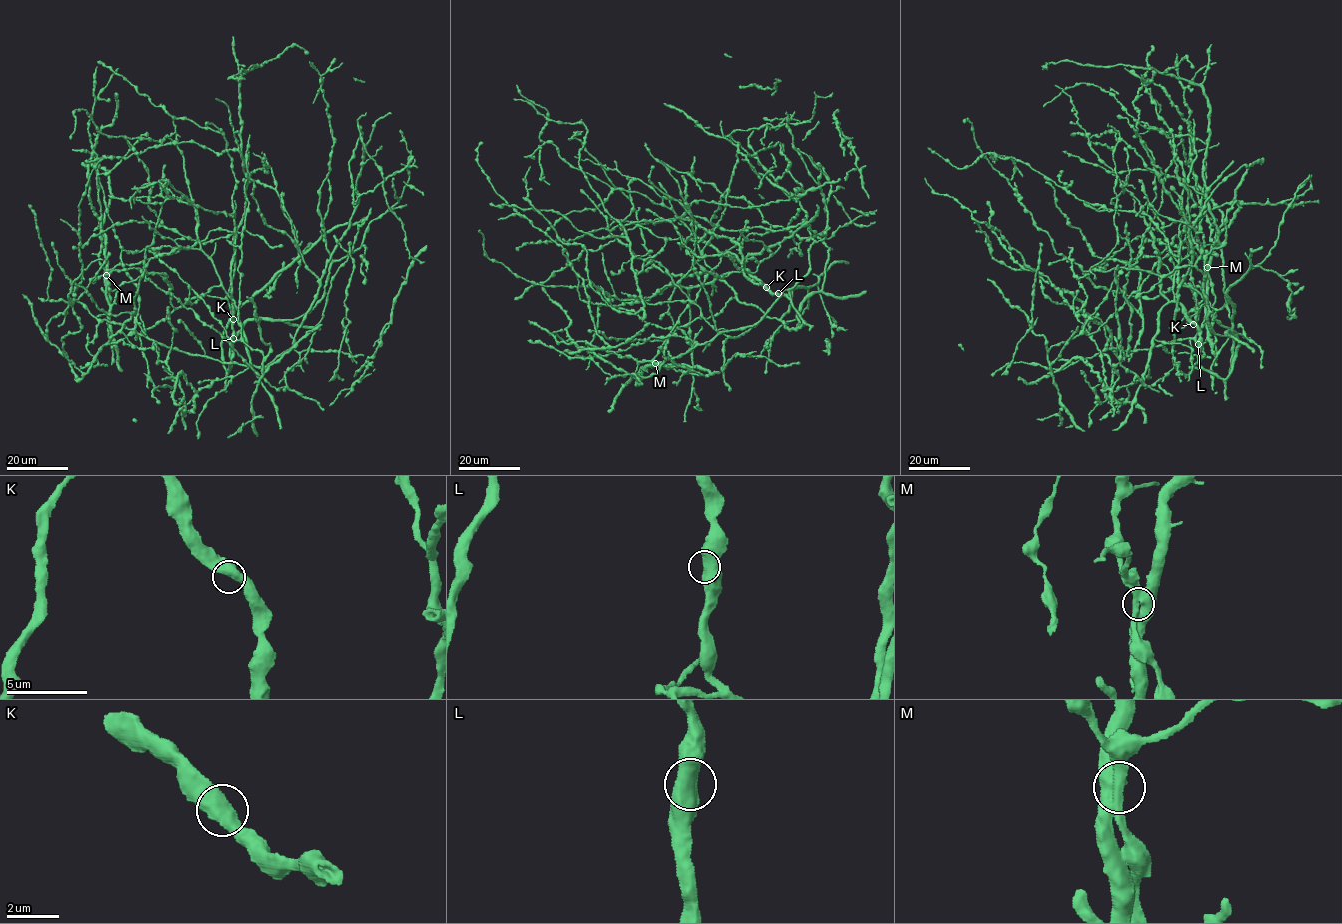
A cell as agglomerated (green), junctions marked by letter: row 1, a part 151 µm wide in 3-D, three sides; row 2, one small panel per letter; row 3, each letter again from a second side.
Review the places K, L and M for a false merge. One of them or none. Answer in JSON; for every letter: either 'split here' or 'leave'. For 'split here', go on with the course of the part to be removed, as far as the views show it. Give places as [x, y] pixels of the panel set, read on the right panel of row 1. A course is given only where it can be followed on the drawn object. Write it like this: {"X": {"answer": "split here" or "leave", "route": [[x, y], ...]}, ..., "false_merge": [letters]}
{"K": {"answer": "leave"}, "L": {"answer": "leave"}, "M": {"answer": "leave"}, "false_merge": []}

